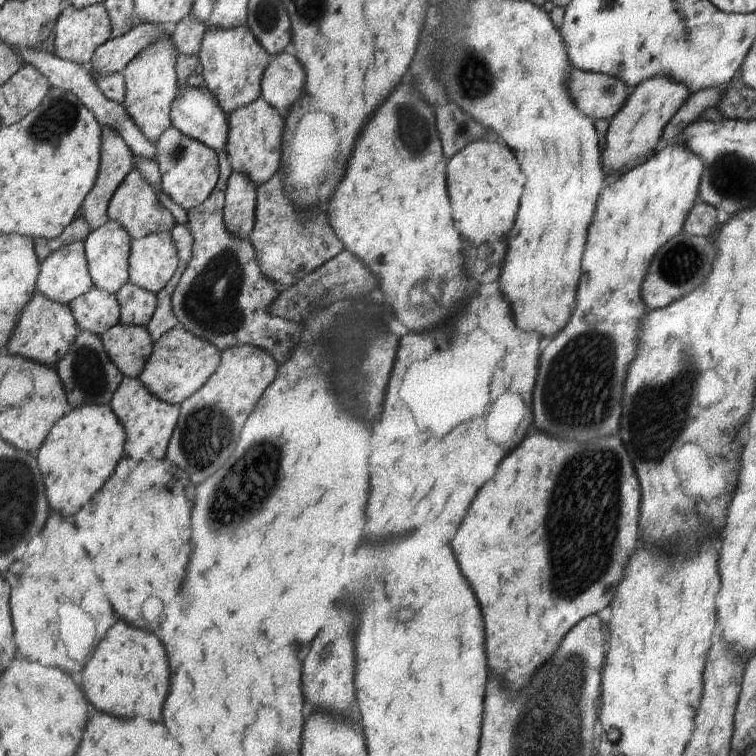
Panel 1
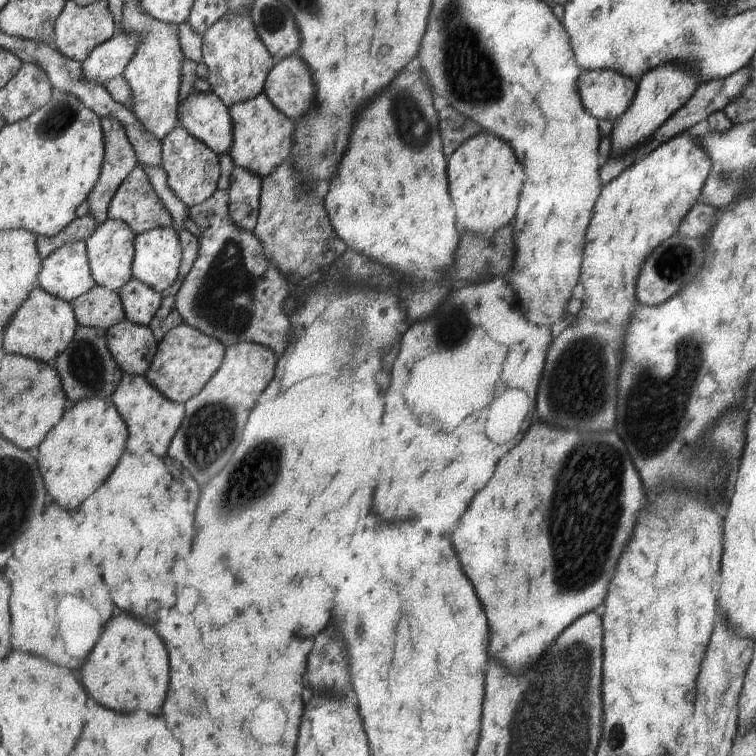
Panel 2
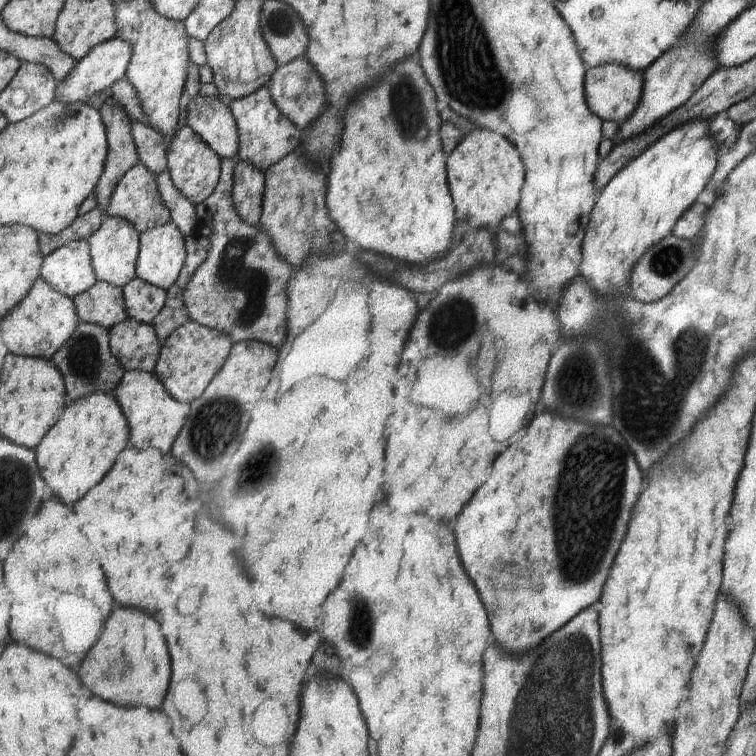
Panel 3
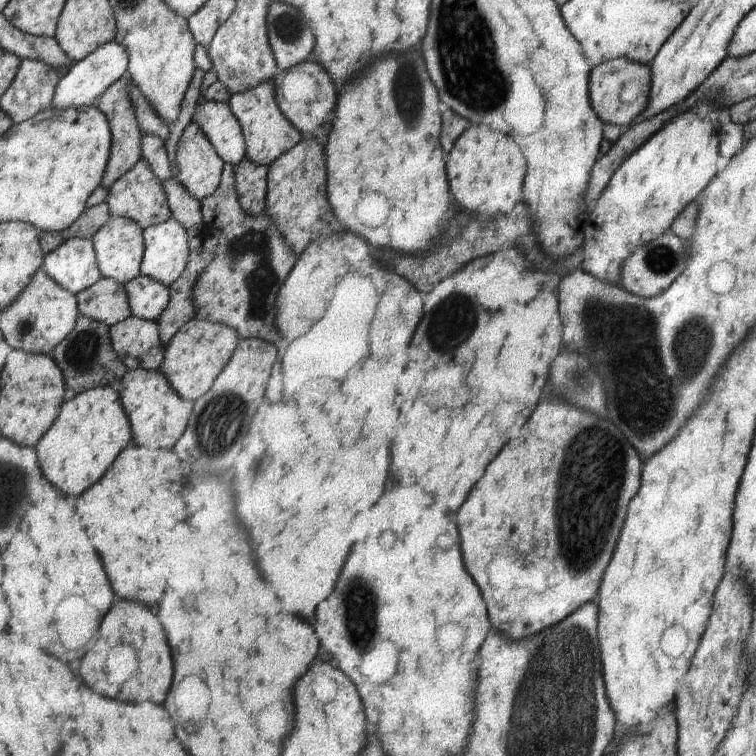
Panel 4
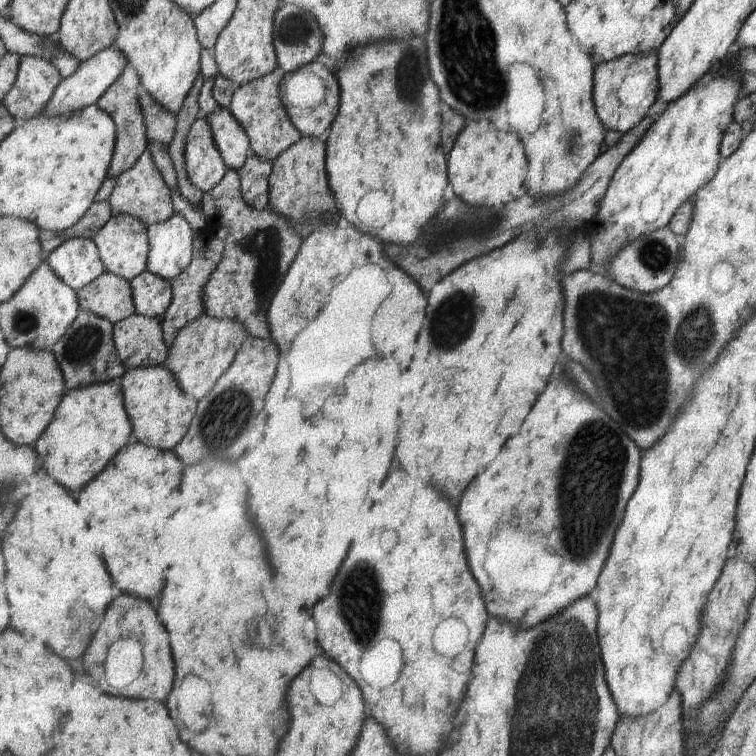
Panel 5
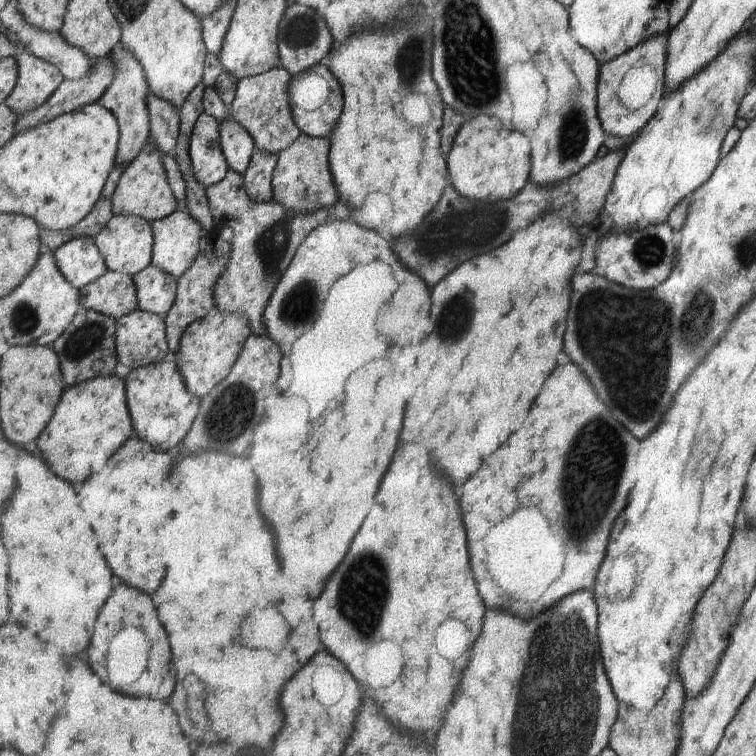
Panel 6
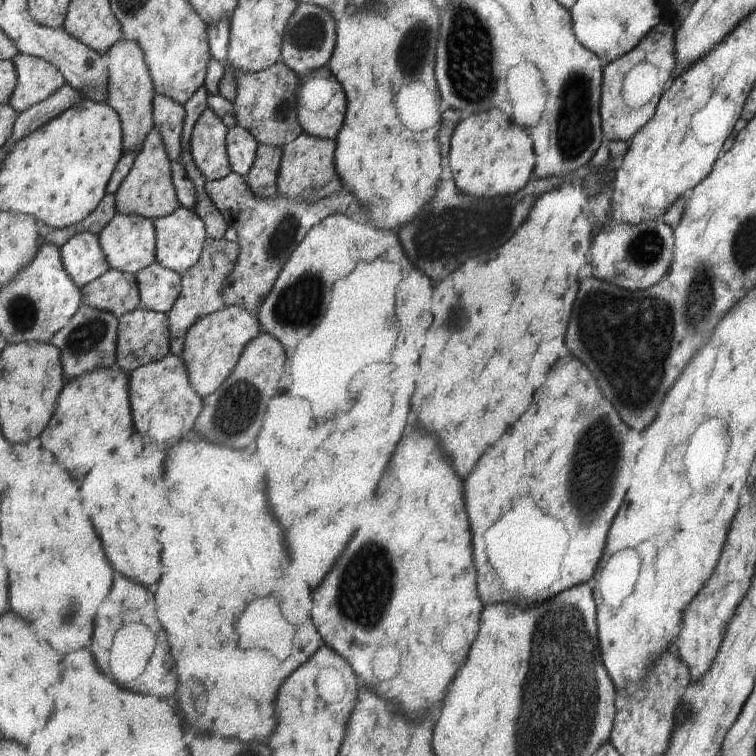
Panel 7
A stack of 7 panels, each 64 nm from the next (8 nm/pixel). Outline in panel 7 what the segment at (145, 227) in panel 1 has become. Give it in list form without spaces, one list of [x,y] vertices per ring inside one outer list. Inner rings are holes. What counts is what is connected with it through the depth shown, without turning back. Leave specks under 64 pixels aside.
[[[157,127],[143,143],[142,151],[135,158],[135,164],[117,192],[117,212],[123,215],[138,214],[155,220],[173,214],[181,207],[178,190],[175,190],[171,157],[167,152],[163,135]]]

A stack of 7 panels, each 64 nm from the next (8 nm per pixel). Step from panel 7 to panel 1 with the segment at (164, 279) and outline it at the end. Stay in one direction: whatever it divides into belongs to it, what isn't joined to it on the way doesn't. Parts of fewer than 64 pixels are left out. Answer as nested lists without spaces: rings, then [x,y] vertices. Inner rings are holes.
[[[131,281],[116,295],[122,306],[120,323],[147,327],[159,306],[157,295]]]

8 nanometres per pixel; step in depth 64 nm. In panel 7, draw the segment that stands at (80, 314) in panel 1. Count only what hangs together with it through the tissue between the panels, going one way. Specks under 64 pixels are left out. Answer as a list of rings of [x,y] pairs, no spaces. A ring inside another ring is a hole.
[[[109,269],[102,277],[82,287],[83,305],[95,307],[97,310],[107,311],[121,318],[132,310],[142,308],[142,298],[139,290],[138,278],[120,270]]]

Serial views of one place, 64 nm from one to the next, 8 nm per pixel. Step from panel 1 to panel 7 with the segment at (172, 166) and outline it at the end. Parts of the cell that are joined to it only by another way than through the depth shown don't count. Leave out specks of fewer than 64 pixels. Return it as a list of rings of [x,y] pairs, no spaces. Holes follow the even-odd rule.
[[[211,108],[205,110],[195,125],[191,154],[206,181],[224,179],[232,171],[230,154],[227,154],[227,132],[226,122]]]

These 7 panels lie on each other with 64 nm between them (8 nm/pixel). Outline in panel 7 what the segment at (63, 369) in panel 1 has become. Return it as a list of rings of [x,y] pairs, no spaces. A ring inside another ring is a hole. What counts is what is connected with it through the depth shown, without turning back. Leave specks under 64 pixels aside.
[[[82,305],[69,324],[54,336],[53,344],[62,350],[63,368],[67,378],[77,378],[81,374],[91,374],[98,368],[111,368],[118,362],[119,319],[107,311]]]

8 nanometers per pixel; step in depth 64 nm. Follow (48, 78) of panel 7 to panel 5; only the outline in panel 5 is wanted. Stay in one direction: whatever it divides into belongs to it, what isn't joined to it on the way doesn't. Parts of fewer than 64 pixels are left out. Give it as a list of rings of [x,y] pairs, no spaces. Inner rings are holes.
[[[22,56],[21,63],[14,89],[2,103],[16,121],[25,122],[44,112],[63,78],[50,60]]]

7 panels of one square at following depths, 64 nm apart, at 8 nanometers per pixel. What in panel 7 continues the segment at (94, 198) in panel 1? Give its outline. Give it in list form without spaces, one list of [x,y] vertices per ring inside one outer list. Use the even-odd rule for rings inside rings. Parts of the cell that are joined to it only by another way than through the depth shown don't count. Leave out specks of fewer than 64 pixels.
[[[121,39],[106,54],[110,67],[110,86],[107,86],[107,103],[119,112],[123,123],[123,154],[142,151],[143,143],[155,127],[154,98],[155,85],[147,66],[146,54],[133,40]]]

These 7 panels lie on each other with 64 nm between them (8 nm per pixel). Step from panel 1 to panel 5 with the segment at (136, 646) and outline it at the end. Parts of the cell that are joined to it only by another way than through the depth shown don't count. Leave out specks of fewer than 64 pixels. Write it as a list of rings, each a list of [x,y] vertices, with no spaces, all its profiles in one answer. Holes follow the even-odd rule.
[[[123,594],[123,596],[115,598],[115,602],[111,602],[111,606],[107,608],[105,618],[101,622],[101,628],[97,630],[91,646],[87,648],[85,668],[87,668],[87,672],[93,678],[97,678],[97,682],[101,684],[101,688],[107,690],[109,694],[125,696],[125,698],[155,698],[155,700],[163,700],[165,702],[167,696],[173,690],[175,662],[173,662],[173,654],[171,654],[171,644],[169,644],[169,632],[161,624],[161,620],[159,620],[157,610],[153,608],[153,604],[147,602],[147,600],[141,600],[137,596],[131,596],[131,594]],[[127,632],[137,634],[137,638],[145,644],[145,670],[143,670],[141,678],[135,684],[131,684],[131,686],[127,686],[123,690],[117,690],[117,688],[111,688],[109,682],[105,682],[105,660],[107,660],[109,646],[115,640],[119,640],[121,636],[125,638]]]

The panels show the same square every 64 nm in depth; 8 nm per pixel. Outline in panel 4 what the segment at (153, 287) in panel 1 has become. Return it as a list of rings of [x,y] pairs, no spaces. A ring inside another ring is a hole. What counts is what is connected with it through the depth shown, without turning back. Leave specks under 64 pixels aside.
[[[175,218],[144,231],[146,250],[141,275],[154,278],[165,286],[173,286],[189,264],[189,232]]]

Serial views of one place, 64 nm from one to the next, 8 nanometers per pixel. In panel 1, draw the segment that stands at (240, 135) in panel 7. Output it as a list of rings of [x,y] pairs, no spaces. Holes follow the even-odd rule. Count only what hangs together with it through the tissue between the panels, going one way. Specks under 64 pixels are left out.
[[[207,86],[180,90],[171,110],[171,118],[175,128],[206,143],[213,150],[223,150],[227,146],[229,117]]]

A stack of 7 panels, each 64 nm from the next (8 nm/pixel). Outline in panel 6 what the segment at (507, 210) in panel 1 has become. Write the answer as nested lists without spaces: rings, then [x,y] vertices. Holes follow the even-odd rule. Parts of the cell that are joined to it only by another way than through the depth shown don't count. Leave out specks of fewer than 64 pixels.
[[[479,116],[465,122],[447,156],[449,181],[465,198],[501,202],[519,194],[531,178],[531,142],[523,132],[511,132],[499,118]]]

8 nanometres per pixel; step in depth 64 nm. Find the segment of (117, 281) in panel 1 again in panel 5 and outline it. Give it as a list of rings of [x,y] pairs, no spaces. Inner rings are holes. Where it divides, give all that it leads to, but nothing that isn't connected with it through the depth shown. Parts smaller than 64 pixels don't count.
[[[123,214],[114,216],[99,230],[93,240],[99,247],[103,266],[107,273],[132,281],[147,271],[147,258],[149,258],[151,250],[149,229],[139,219]]]

